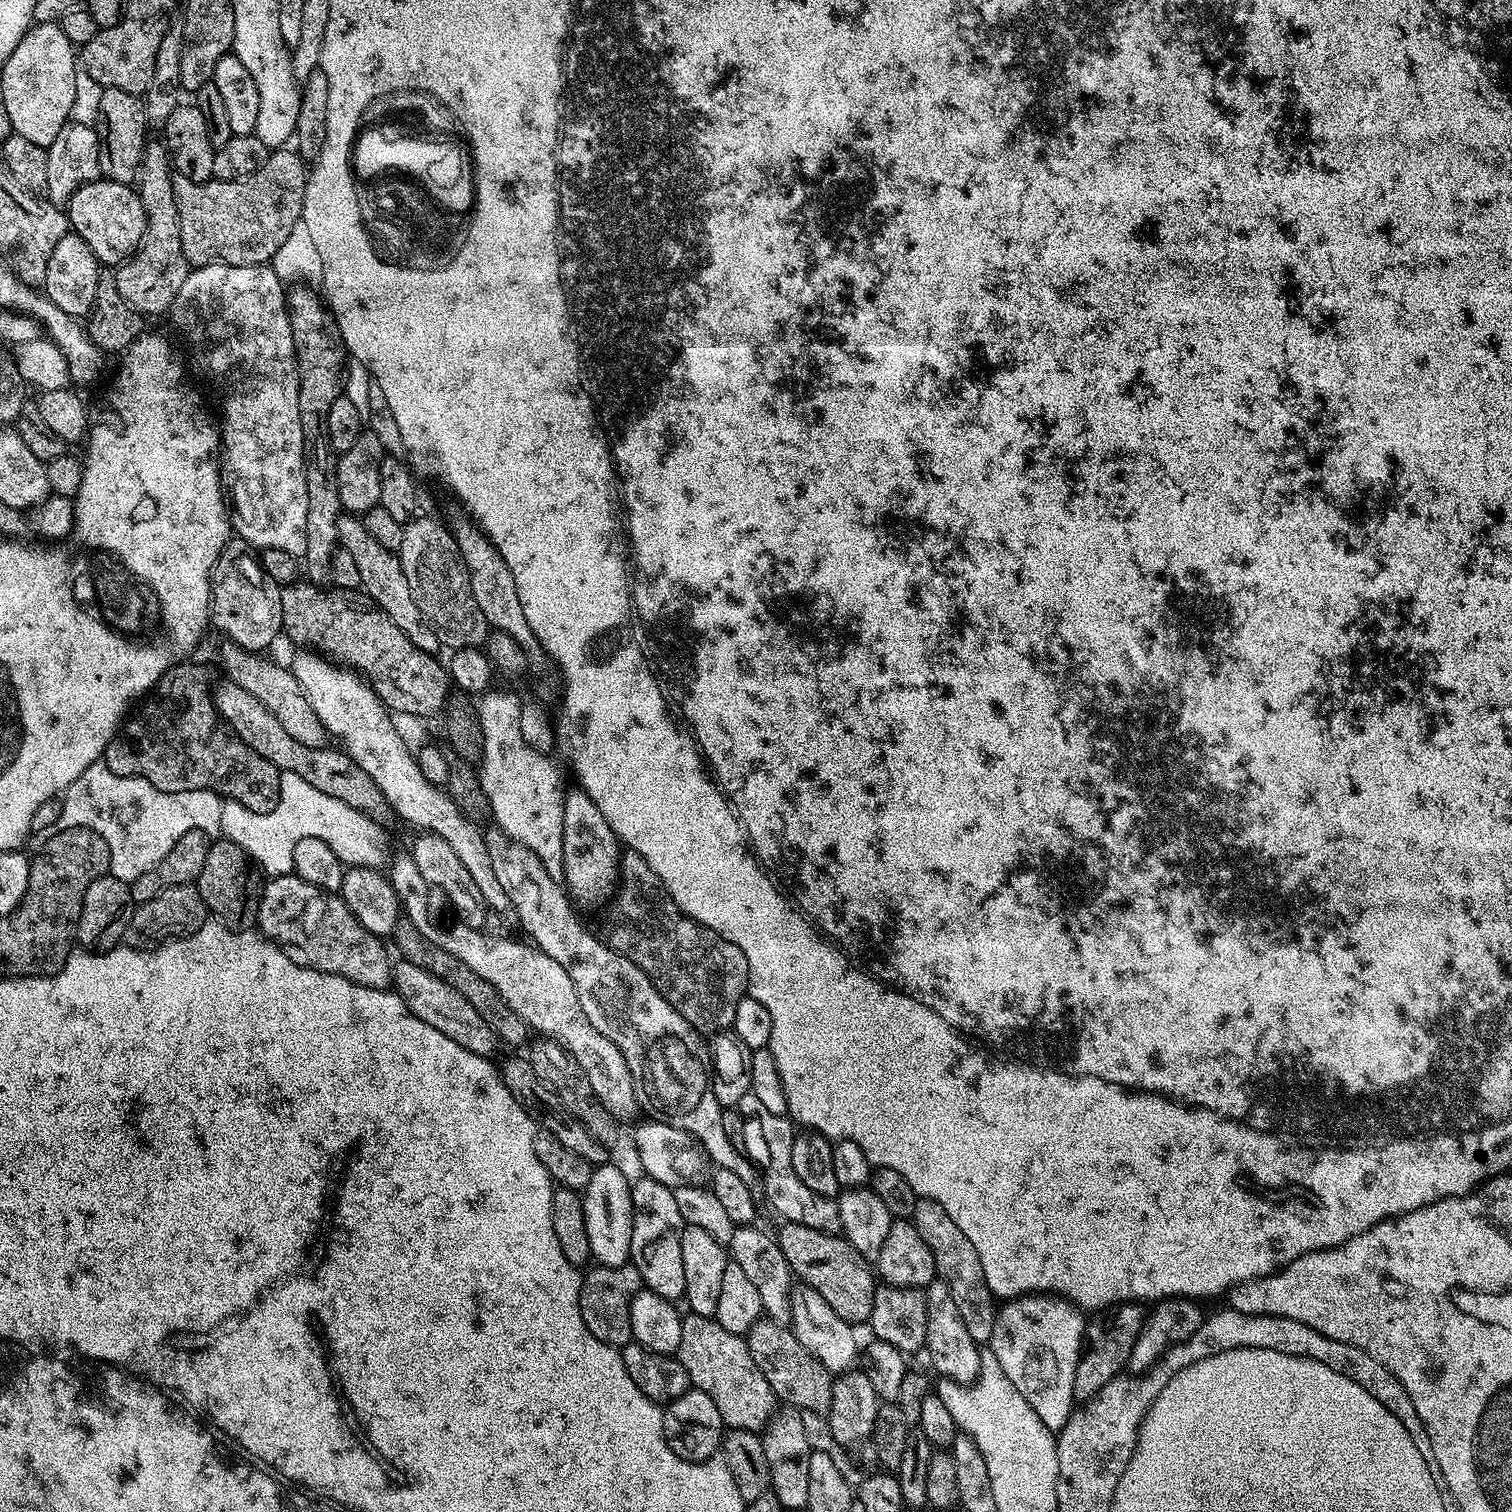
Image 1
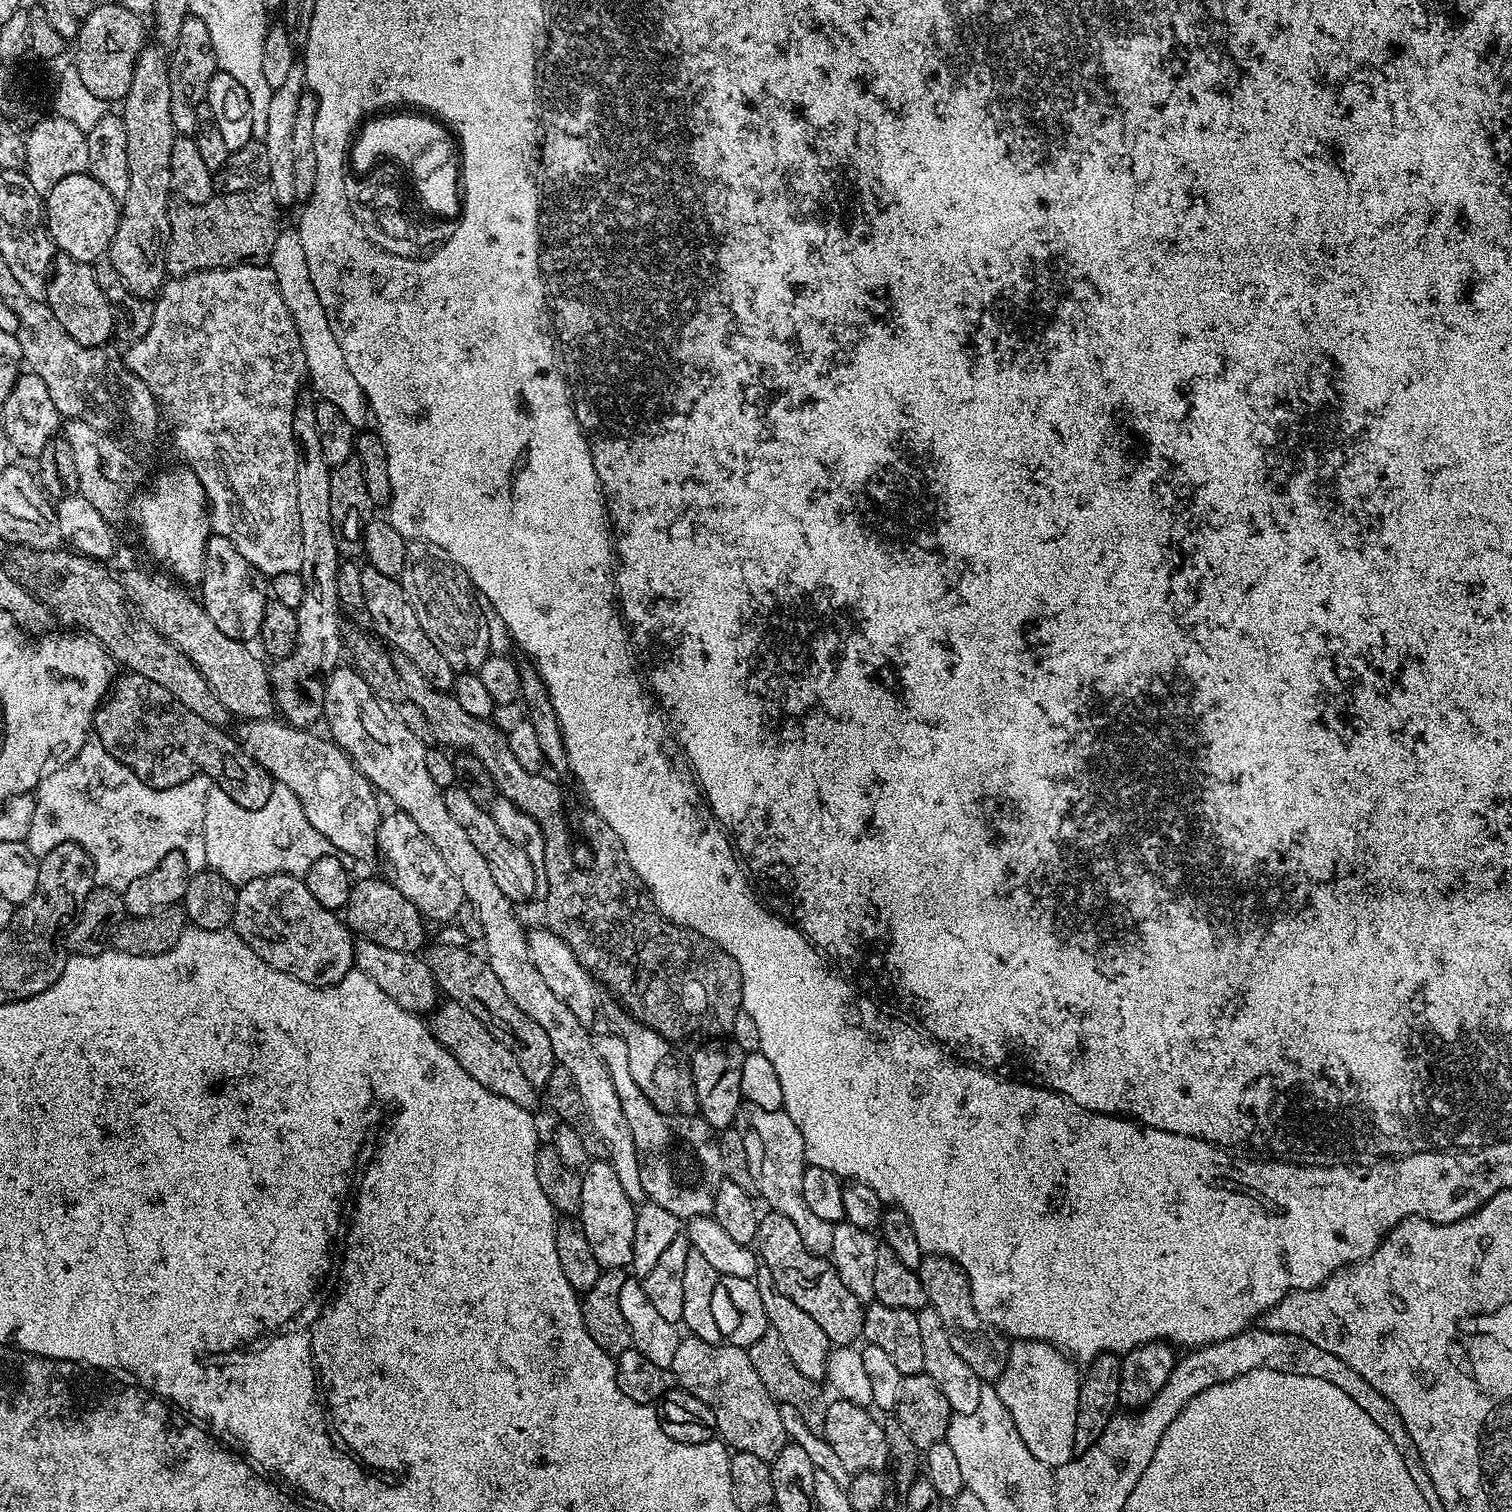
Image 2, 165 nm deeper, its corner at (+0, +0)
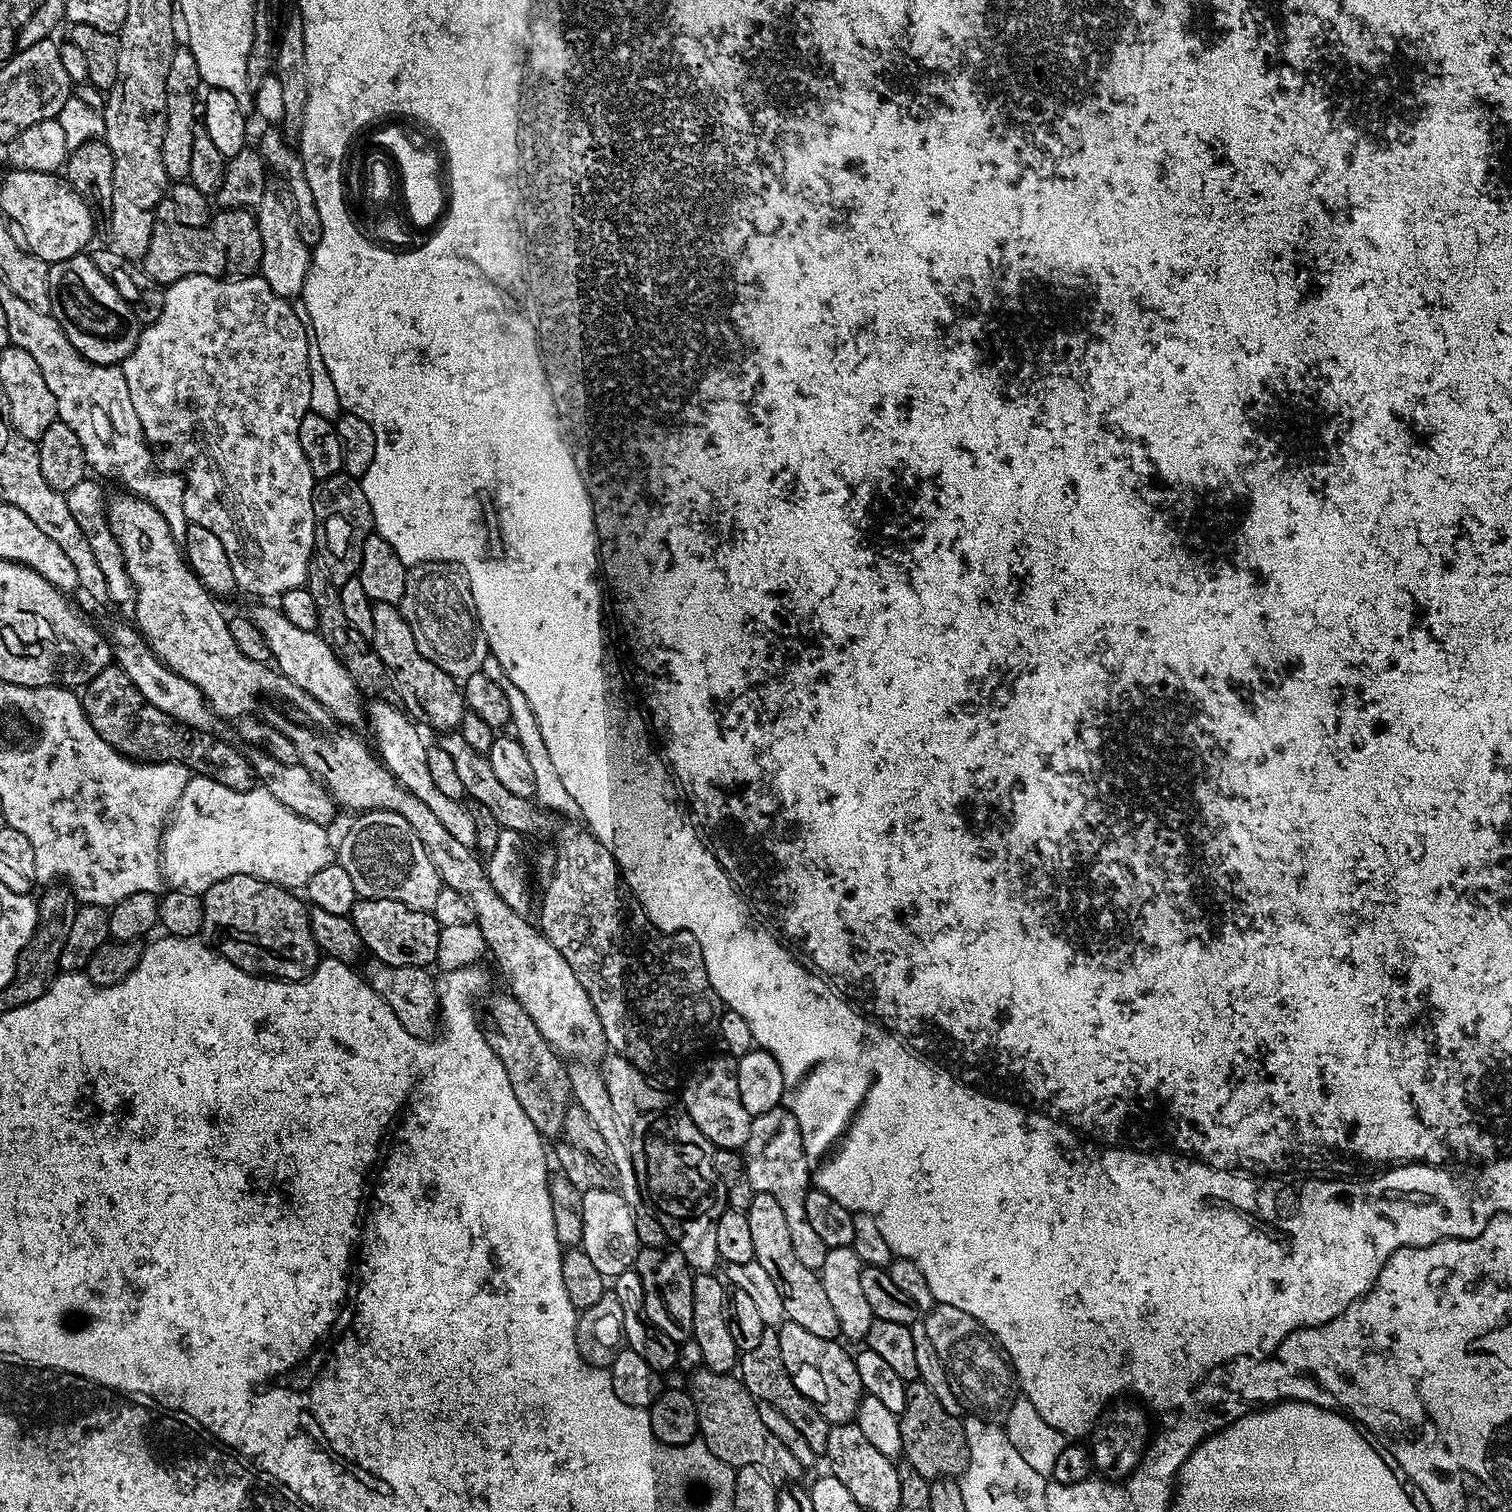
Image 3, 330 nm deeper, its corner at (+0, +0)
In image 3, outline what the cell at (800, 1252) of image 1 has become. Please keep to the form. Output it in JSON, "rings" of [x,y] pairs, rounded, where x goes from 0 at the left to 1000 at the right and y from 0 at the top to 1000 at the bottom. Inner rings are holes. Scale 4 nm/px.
{"rings":[[[500,788],[494,803],[499,821],[499,833],[505,838],[507,843],[512,845],[512,851],[515,851],[515,856],[517,856],[519,871],[528,874],[528,877],[531,877],[532,880],[536,880],[538,885],[553,886],[556,884],[554,871],[546,859],[546,853],[540,839],[532,837],[525,830],[525,821],[522,821],[522,811],[520,811],[520,802],[517,801],[517,798],[515,798],[512,790]]]}

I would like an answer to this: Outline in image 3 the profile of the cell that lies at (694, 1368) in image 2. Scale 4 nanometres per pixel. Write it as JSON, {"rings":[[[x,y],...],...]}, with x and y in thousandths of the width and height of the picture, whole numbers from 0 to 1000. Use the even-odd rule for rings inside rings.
{"rings":[[[464,904],[462,907],[458,910],[456,923],[460,928],[462,952],[466,953],[470,962],[482,968],[485,972],[494,968],[501,968],[514,977],[522,976],[524,978],[522,979],[528,979],[526,978],[530,974],[530,970],[528,964],[525,964],[525,962],[522,962],[522,959],[520,959],[520,956],[517,956],[517,954],[512,951],[509,946],[507,946],[501,927],[493,919],[492,915],[481,907],[470,907],[466,904]]]}

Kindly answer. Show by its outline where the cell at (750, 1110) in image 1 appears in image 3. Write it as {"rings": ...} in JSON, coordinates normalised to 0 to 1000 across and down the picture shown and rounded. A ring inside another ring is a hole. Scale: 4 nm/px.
{"rings":[[[517,731],[503,738],[497,739],[496,753],[491,760],[493,776],[499,788],[512,790],[515,798],[520,802],[520,811],[522,811],[522,821],[525,821],[525,830],[532,837],[542,839],[546,835],[548,825],[533,806],[533,790],[536,787],[536,773],[530,750],[525,737]]]}

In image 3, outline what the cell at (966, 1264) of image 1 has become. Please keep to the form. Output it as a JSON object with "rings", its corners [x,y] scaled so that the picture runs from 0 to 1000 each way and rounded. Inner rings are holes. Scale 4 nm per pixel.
{"rings":[[[620,862],[616,865],[610,871],[610,875],[612,877],[612,883],[615,884],[615,888],[618,890],[618,893],[620,893],[620,898],[623,898],[624,905],[627,907],[628,910],[636,919],[637,923],[644,926],[647,933],[653,938],[664,938],[669,930],[673,924],[673,916],[669,906],[669,903],[663,896],[662,892],[655,886],[651,878],[648,876],[644,872],[642,872],[642,869],[638,869],[637,866],[631,866],[631,864],[626,864],[625,862]]]}

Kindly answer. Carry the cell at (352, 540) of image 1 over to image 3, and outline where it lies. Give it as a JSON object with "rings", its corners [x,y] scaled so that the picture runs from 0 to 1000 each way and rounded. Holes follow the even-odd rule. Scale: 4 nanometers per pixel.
{"rings":[[[247,399],[247,419],[245,422],[247,430],[255,438],[261,452],[261,460],[268,471],[278,479],[284,479],[293,485],[304,482],[308,470],[305,453],[295,443],[287,440],[271,411],[261,399]]]}

